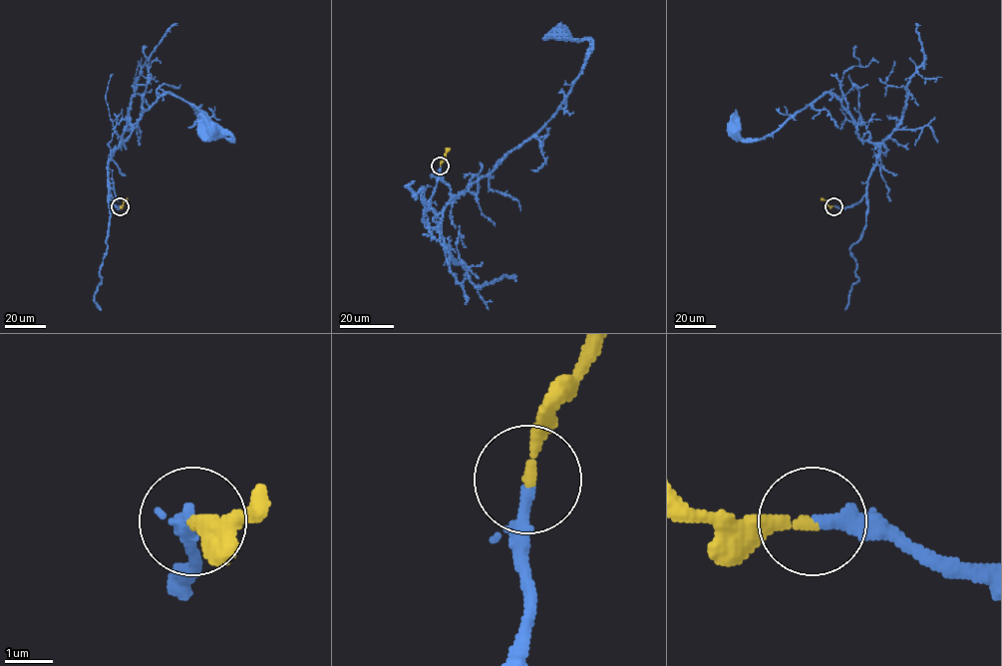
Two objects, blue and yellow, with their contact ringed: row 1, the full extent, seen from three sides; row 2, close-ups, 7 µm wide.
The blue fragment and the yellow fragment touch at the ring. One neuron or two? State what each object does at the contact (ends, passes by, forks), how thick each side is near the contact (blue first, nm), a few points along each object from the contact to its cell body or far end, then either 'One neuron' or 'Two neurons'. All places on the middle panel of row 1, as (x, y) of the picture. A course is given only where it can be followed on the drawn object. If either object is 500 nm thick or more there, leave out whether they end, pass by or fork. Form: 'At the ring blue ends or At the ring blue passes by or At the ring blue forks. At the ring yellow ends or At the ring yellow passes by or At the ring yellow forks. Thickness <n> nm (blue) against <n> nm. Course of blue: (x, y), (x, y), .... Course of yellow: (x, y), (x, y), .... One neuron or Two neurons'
At the ring blue ends. At the ring yellow ends. Thickness 280 nm (blue) against 240 nm. Course of blue: (440, 166), (424, 214), (431, 227), (452, 198), (555, 113), (589, 47), (562, 31). Course of yellow: (440, 166), (450, 149). One neuron

